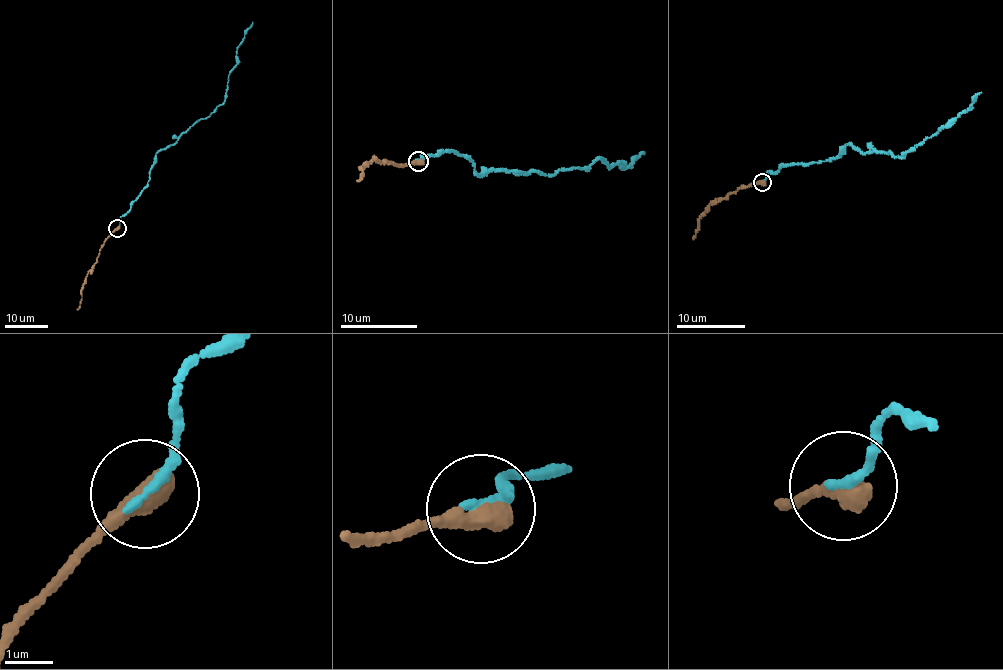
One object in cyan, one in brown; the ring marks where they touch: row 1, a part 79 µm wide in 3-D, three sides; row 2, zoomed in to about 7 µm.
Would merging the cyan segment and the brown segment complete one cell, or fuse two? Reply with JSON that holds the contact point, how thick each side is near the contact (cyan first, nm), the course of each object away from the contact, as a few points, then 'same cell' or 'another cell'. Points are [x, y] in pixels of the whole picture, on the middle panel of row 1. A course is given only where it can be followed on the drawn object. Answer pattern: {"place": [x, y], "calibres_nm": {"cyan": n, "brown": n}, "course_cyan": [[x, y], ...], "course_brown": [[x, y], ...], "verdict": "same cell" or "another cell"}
{"place": [418, 161], "calibres_nm": {"cyan": 240, "brown": 550}, "course_cyan": [[417, 160], [448, 150], [482, 174], [481, 168], [552, 175], [599, 158], [626, 167], [644, 154]], "course_brown": [[417, 160], [403, 166], [374, 160], [367, 162], [368, 167], [361, 168], [362, 179], [357, 181]], "verdict": "same cell"}

